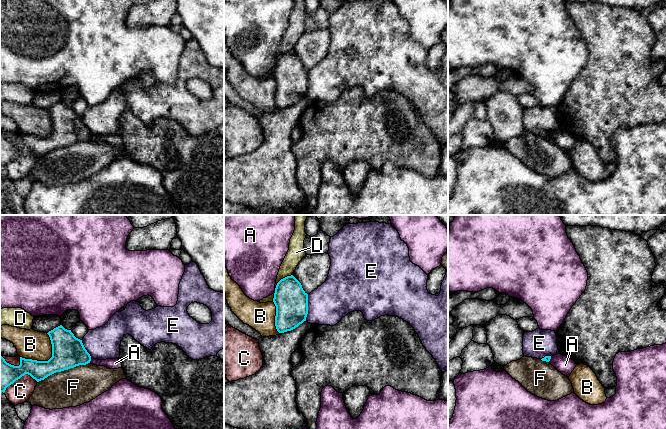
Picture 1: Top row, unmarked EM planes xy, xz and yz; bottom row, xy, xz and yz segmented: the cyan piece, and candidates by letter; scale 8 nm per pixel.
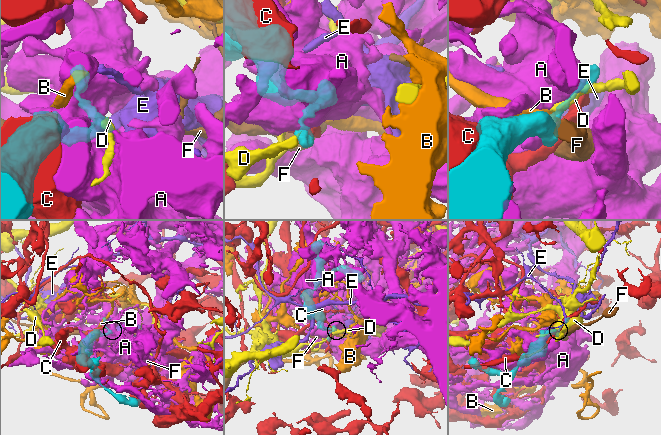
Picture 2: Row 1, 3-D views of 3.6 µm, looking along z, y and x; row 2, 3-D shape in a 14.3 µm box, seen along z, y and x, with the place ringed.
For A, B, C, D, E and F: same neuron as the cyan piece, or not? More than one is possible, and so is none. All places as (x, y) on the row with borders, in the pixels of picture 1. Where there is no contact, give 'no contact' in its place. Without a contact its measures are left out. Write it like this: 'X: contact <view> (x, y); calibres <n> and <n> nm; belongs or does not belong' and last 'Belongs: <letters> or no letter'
A: contact xy (90, 360); calibres 260 and 80 nm; does not belong
B: contact xy (46, 361); calibres 260 and 240 nm; does not belong
C: contact xy (19, 378); calibres 220 and 180 nm; does not belong
D: contact xz (281, 279); calibres 260 and 140 nm; does not belong
E: contact xz (307, 307); calibres 260 and 320 nm; does not belong
F: contact xy (63, 370); calibres 260 and 300 nm; does not belong
Belongs: no letter

